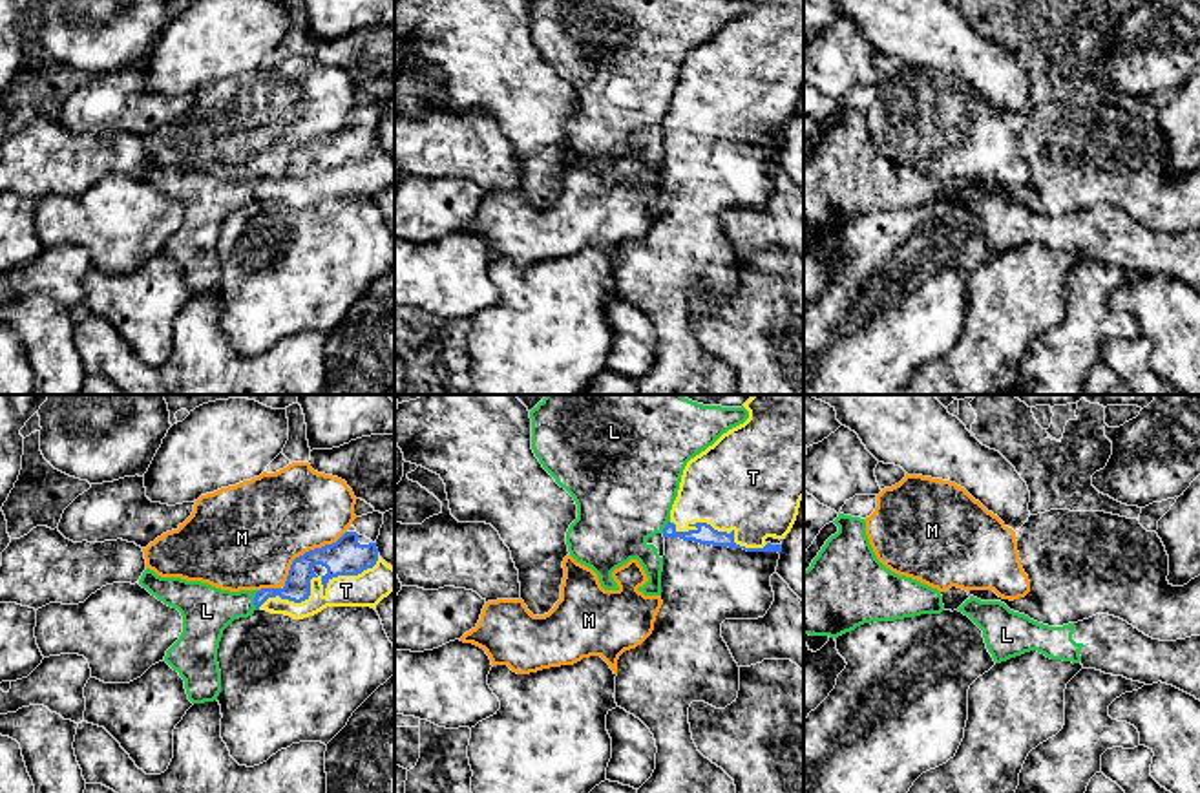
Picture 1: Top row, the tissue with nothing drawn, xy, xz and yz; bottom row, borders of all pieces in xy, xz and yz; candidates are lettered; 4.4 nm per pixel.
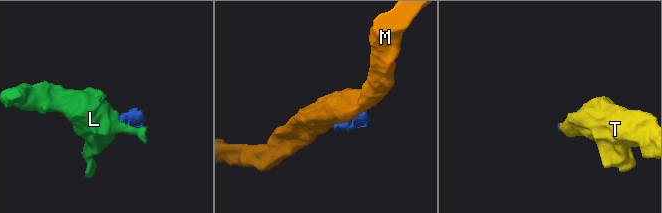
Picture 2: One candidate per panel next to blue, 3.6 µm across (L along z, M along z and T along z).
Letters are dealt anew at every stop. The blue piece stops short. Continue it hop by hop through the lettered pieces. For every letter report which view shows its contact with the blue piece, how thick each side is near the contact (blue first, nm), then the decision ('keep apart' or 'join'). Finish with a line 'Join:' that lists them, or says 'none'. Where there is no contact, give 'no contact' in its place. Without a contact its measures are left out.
L: xy | 120/220 nm | keep apart
M: xy | 160/440 nm | keep apart
T: xz | 90/440 nm | join
Join: T

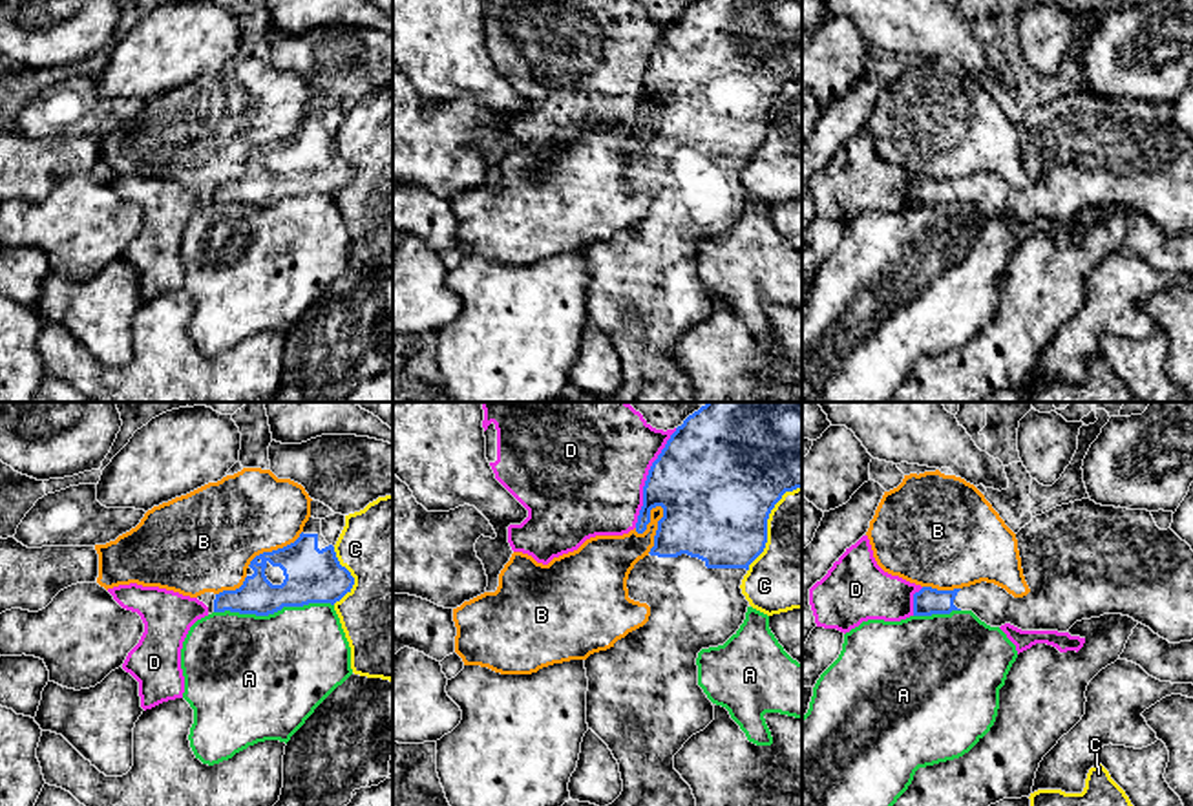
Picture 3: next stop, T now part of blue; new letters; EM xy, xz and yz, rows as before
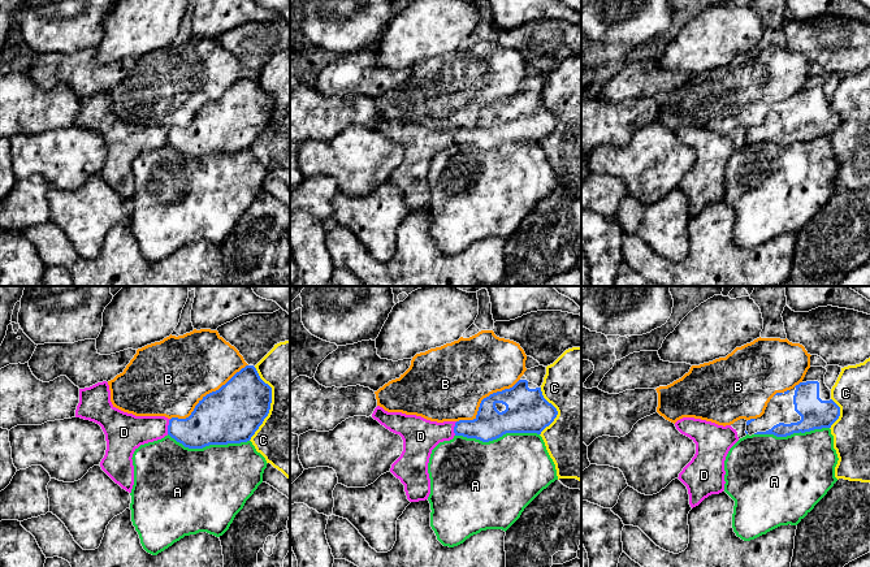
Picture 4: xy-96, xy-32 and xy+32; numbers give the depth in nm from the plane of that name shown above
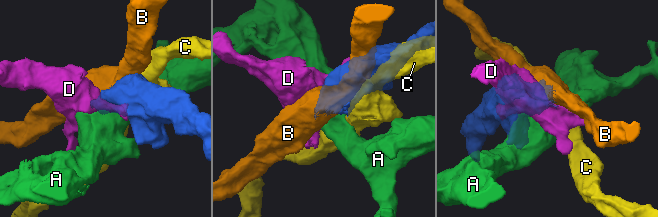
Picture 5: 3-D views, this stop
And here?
A: xy | 240/480 nm | keep apart
B: xz | 440/200 nm | keep apart
C: xz | 480/360 nm | keep apart
D: xz | 440/480 nm | keep apart
Join: none

